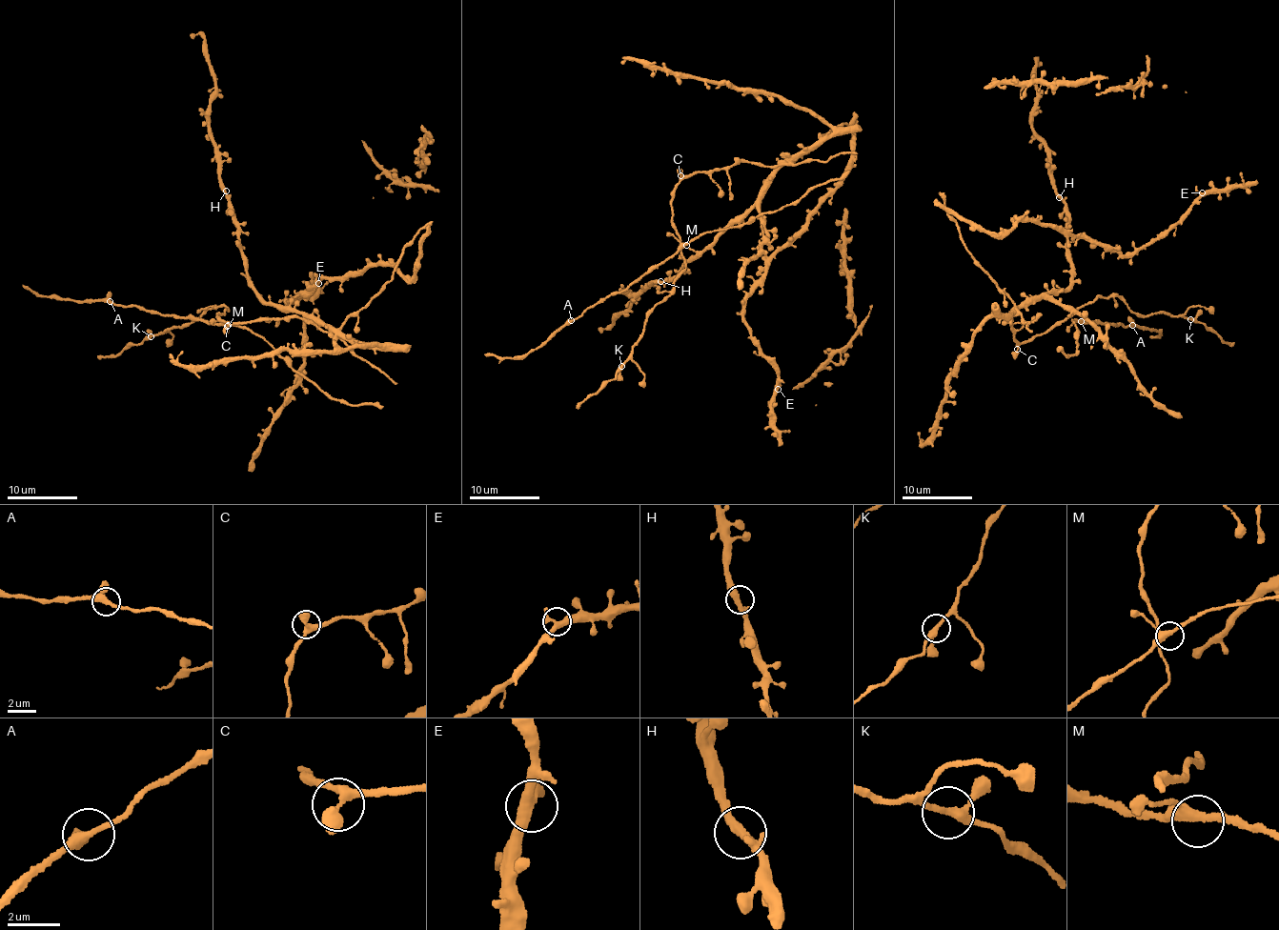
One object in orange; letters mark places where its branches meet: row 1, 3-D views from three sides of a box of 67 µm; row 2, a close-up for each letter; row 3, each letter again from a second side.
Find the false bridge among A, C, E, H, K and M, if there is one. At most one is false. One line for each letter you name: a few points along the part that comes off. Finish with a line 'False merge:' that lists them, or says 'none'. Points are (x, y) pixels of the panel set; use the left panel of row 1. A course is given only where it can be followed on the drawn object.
False merge: none

